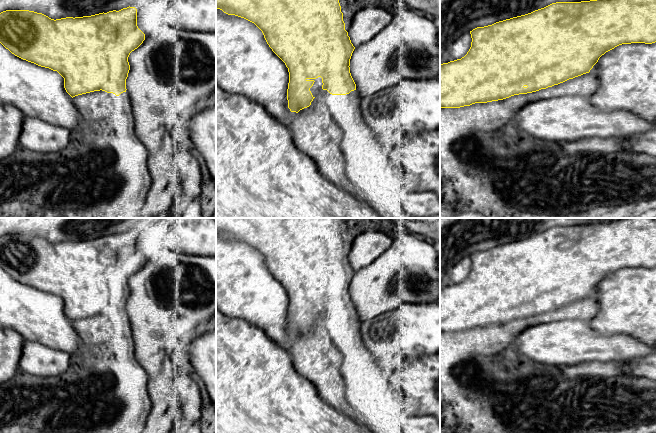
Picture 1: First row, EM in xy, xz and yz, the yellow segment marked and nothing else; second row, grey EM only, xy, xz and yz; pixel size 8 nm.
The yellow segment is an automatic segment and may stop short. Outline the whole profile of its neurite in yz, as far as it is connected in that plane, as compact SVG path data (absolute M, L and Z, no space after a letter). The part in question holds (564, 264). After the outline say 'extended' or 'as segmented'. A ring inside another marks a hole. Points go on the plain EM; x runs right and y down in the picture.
M624 218L609 223L581 226L556 226L531 237L477 251L470 255L472 266L467 278L461 283L440 288L440 332L460 332L475 327L503 324L514 319L527 318L563 307L569 303L589 297L599 282L606 276L622 268L656 266L656 218Z; as segmented

